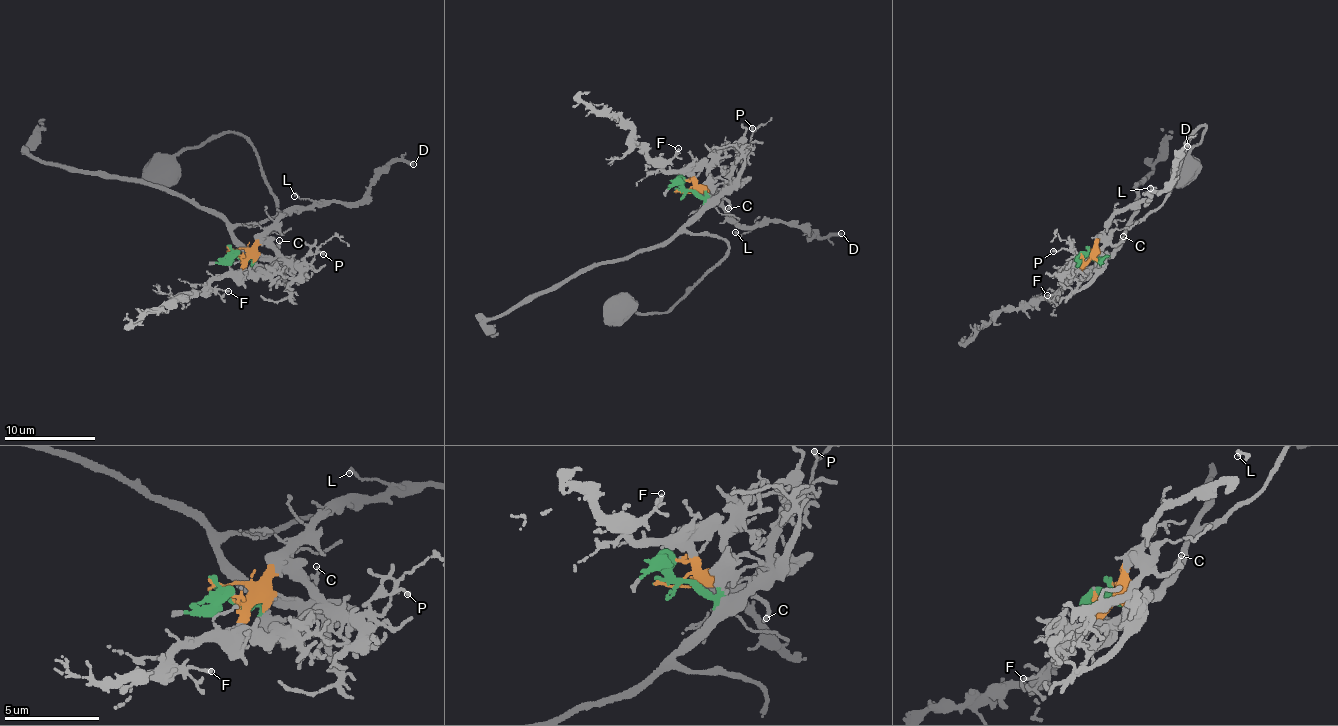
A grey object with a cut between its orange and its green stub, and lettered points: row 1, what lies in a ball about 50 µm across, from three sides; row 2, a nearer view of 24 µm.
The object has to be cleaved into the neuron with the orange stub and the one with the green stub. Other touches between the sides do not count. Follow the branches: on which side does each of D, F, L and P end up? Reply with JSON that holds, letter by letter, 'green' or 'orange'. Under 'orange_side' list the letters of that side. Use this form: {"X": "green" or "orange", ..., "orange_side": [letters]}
{"D": "orange", "F": "orange", "L": "orange", "P": "green", "orange_side": ["D", "F", "L"]}

